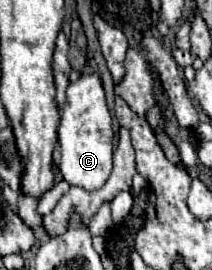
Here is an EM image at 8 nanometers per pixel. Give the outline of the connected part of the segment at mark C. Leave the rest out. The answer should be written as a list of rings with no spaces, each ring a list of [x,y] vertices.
[[[98,74],[80,76],[78,82],[68,86],[68,98],[66,104],[62,106],[62,122],[58,128],[58,142],[60,142],[58,168],[62,178],[68,180],[72,186],[80,186],[84,190],[102,188],[112,170],[112,150],[114,150],[112,138],[114,132],[100,76]]]

